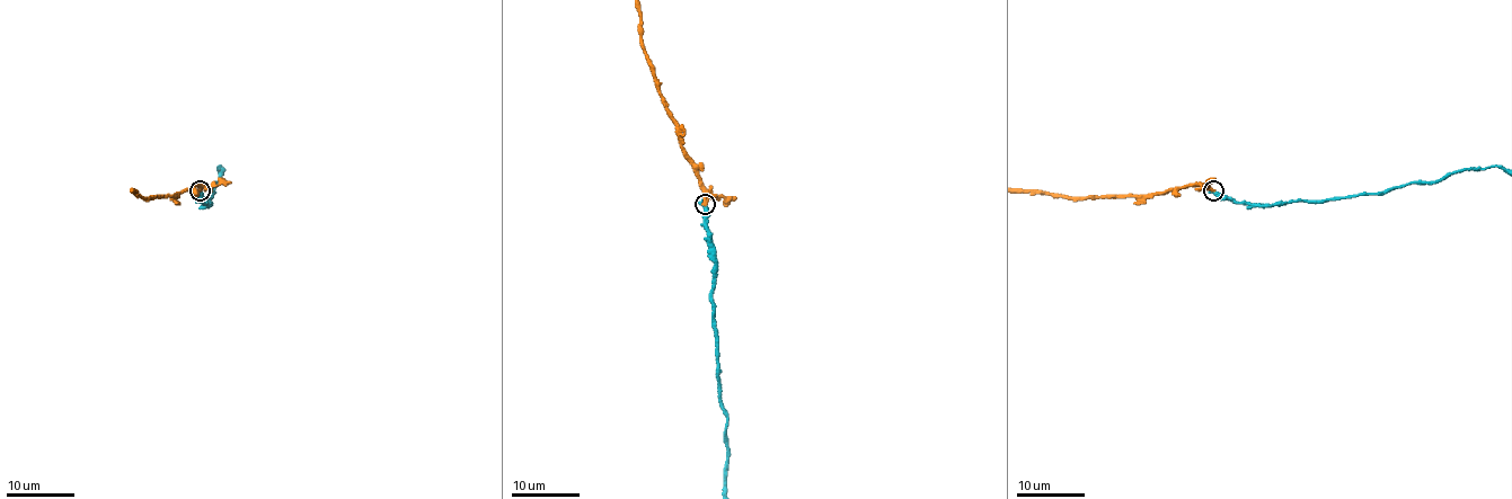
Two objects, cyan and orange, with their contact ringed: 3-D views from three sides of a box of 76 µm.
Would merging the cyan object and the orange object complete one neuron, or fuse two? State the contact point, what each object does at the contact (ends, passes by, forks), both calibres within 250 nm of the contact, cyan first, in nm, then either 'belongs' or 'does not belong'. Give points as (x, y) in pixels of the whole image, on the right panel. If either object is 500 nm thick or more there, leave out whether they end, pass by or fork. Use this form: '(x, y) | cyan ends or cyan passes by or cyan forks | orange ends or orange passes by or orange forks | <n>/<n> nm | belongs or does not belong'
(1213, 190) | cyan ends | orange ends | 460/400 nm | does not belong

